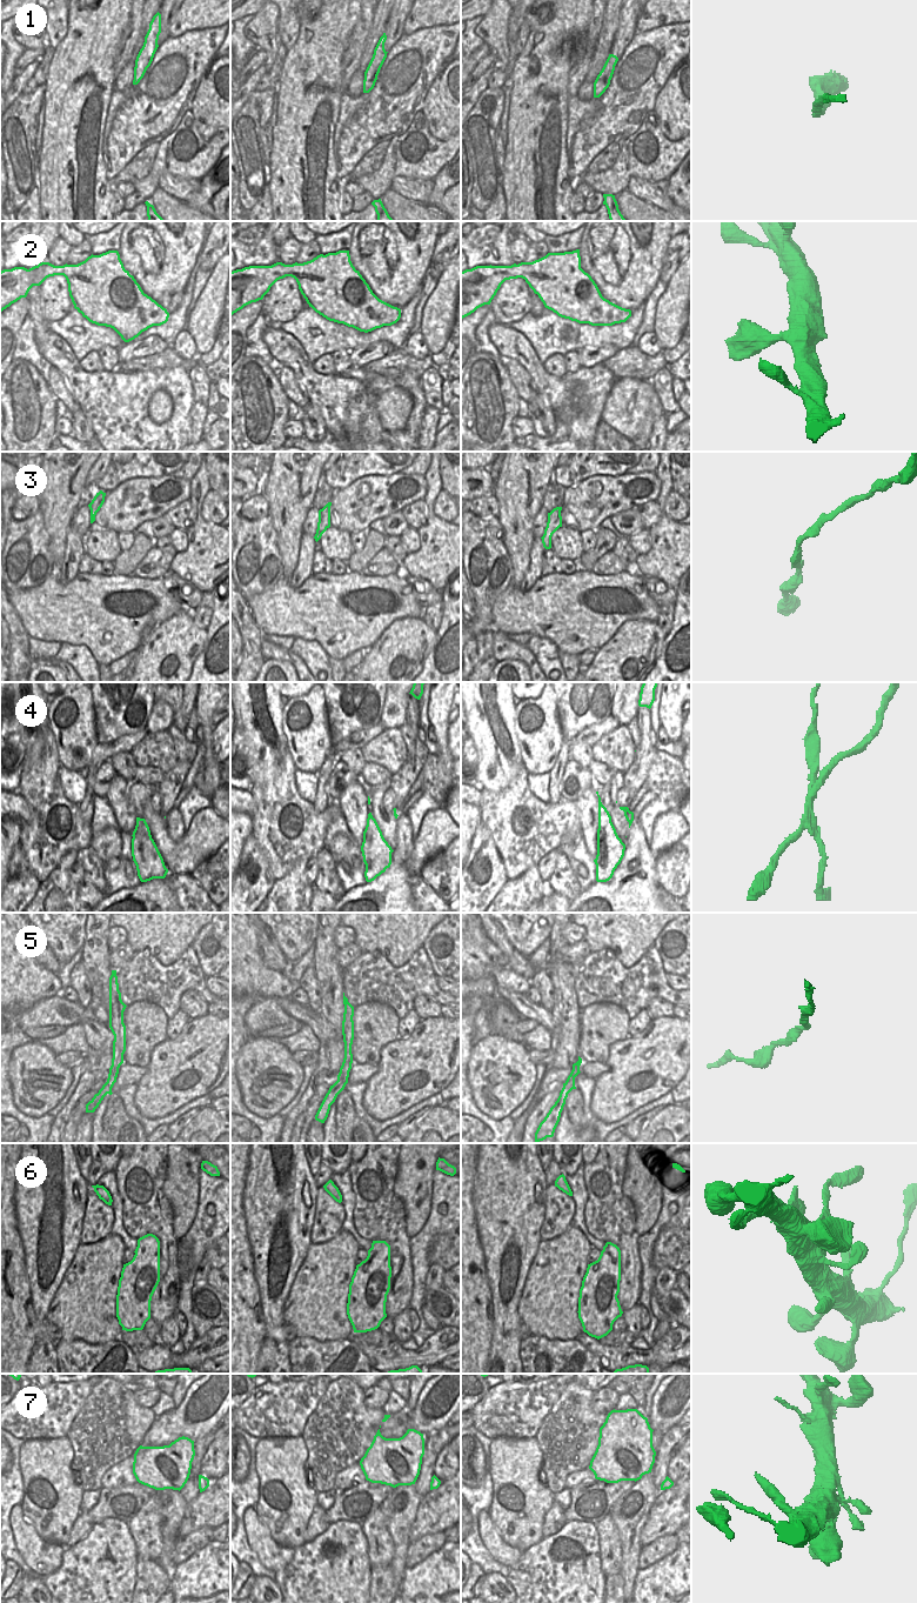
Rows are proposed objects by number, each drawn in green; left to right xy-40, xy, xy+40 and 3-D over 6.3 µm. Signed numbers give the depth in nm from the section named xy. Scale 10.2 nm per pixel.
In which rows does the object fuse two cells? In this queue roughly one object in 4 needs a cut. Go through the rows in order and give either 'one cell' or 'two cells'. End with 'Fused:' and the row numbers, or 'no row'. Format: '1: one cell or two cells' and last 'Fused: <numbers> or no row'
1: one cell
2: one cell
3: one cell
4: two cells
5: one cell
6: one cell
7: one cell
Fused: 4

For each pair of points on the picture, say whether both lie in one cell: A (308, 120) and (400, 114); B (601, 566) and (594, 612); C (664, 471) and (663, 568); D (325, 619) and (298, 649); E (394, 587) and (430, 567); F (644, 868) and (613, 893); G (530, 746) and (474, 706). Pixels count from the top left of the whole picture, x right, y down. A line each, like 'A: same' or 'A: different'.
A: different
B: different
C: same
D: different
E: different
F: same
G: different

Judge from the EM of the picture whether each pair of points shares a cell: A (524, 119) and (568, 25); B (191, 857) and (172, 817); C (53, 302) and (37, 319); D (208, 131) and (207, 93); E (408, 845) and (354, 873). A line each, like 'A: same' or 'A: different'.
A: same
B: different
C: different
D: same
E: different

